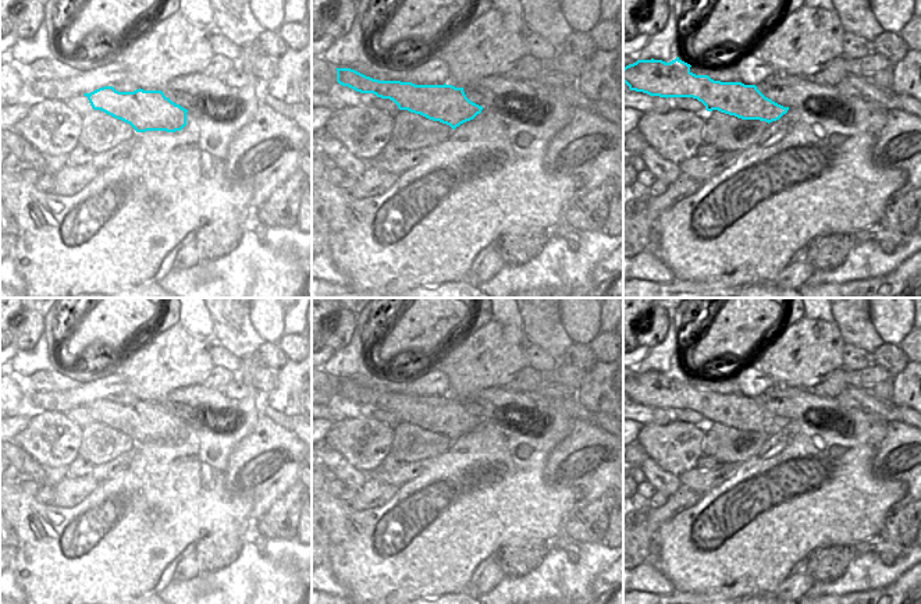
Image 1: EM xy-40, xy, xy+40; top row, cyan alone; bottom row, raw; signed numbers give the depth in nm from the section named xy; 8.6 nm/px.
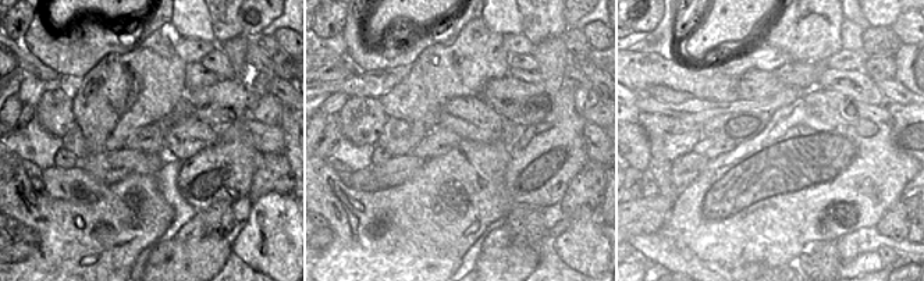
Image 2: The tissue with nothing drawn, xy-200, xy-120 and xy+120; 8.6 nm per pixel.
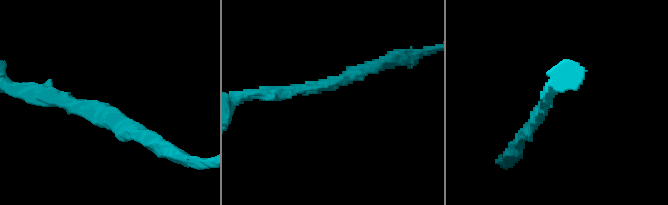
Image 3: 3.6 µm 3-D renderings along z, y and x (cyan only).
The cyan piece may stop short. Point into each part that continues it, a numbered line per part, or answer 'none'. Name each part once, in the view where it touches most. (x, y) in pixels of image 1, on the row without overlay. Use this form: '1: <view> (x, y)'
none

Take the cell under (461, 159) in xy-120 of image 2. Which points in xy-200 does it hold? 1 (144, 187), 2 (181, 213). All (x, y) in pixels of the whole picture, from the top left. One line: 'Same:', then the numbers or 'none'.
Same: 1

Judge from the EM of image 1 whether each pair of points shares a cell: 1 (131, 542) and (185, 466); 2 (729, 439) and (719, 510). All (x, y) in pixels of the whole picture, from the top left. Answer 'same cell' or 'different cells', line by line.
1: same cell
2: different cells

